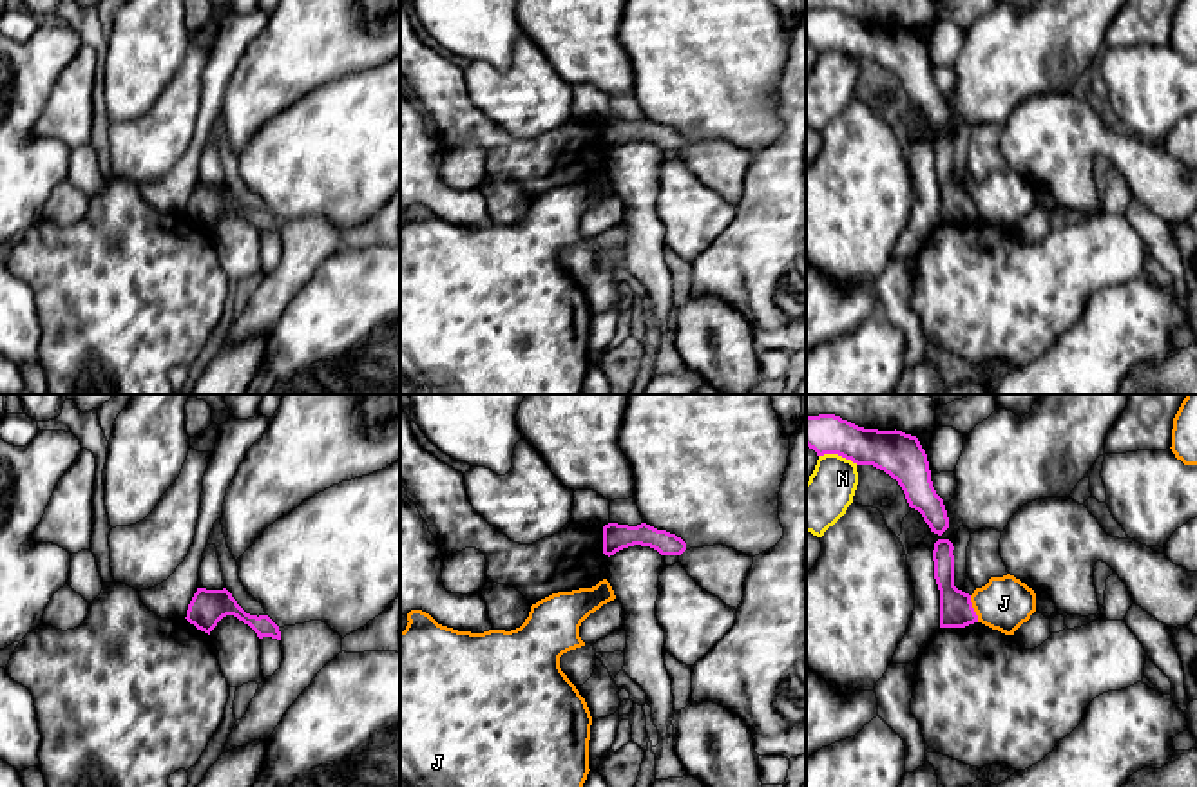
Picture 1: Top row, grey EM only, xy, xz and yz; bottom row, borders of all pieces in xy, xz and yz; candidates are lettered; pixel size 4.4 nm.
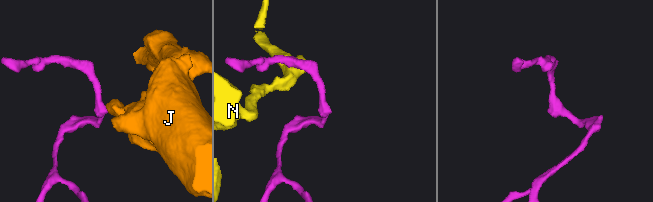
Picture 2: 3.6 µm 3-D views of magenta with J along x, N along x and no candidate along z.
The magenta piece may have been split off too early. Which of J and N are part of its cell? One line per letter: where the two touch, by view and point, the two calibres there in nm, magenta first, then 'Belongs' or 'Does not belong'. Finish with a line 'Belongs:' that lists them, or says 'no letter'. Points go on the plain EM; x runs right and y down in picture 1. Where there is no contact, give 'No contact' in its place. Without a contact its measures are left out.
J: Touches magenta at yz (973, 203). Thickness 150 nm (magenta) against 240 nm. Does not belong
N: Touches magenta at yz (839, 49). Thickness 200 nm (magenta) against 220 nm. Does not belong
Belongs: no letter

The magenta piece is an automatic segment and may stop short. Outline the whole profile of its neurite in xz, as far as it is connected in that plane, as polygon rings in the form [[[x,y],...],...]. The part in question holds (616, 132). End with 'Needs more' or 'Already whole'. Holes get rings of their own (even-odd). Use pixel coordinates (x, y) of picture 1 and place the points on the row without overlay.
[[[608,118],[603,121],[603,148],[614,150],[616,147],[641,139],[657,145],[661,150],[681,150],[686,137],[666,125],[657,125],[646,118],[637,121]]]. Already whole

